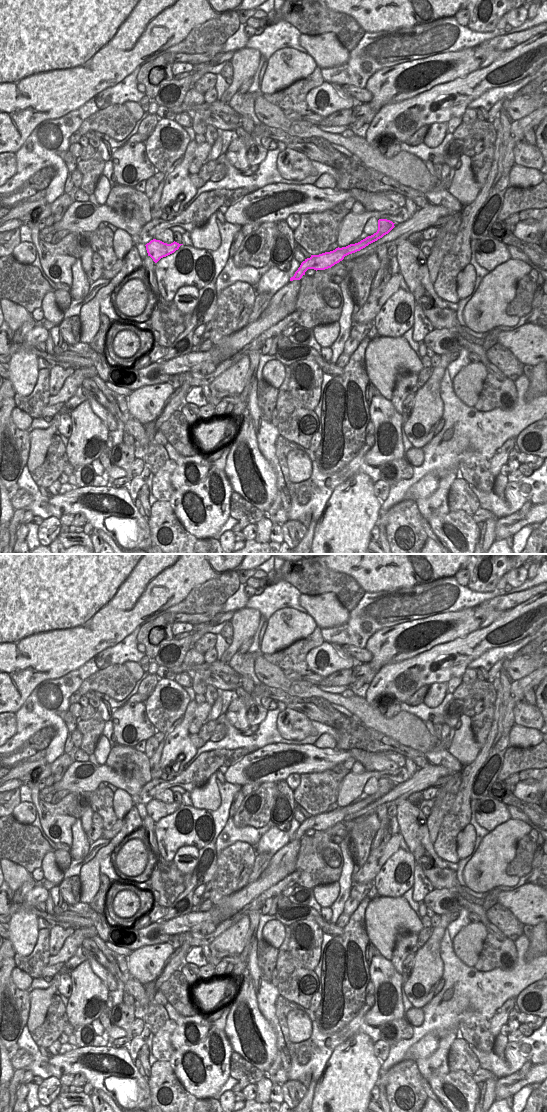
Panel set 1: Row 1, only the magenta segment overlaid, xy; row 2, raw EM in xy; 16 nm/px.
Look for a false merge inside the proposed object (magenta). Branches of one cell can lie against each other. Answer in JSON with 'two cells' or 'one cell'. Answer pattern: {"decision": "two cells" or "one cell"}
{"decision": "two cells"}

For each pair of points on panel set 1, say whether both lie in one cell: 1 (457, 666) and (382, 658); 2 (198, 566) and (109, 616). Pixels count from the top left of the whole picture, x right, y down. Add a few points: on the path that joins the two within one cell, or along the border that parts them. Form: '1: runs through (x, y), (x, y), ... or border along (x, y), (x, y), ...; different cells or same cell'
1: border along (425, 651), (400, 661), (389, 662), (381, 668); different cells
2: runs through (176, 581), (167, 590), (147, 596), (131, 612); same cell

